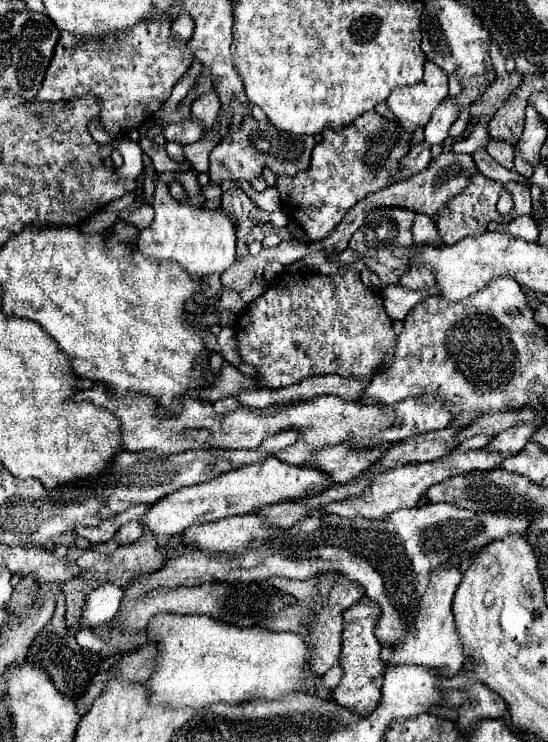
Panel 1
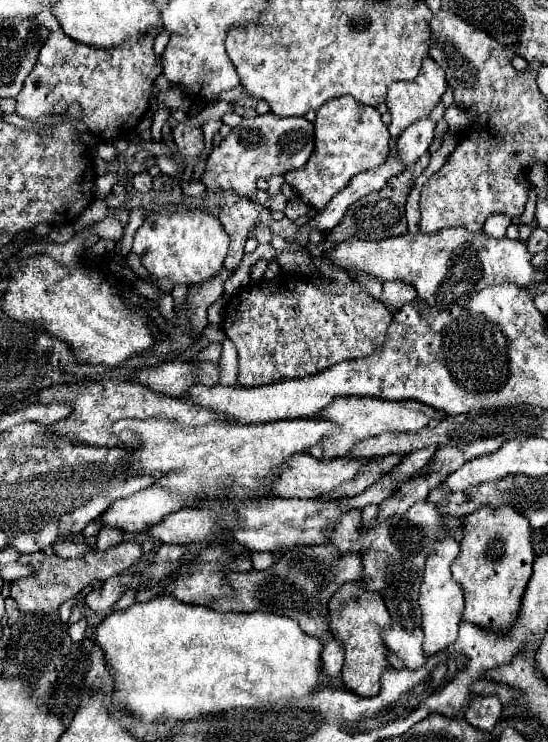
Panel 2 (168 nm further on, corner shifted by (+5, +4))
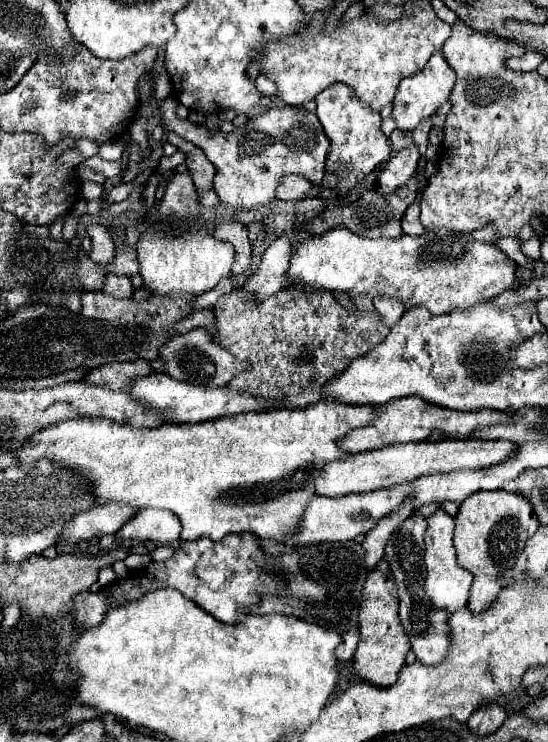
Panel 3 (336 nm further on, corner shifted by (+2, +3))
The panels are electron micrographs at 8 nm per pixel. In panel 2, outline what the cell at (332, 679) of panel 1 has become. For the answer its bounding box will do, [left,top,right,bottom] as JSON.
[321,638,345,676]

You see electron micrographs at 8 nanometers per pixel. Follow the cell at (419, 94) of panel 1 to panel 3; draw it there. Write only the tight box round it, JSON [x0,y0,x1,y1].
[392,53,456,131]

